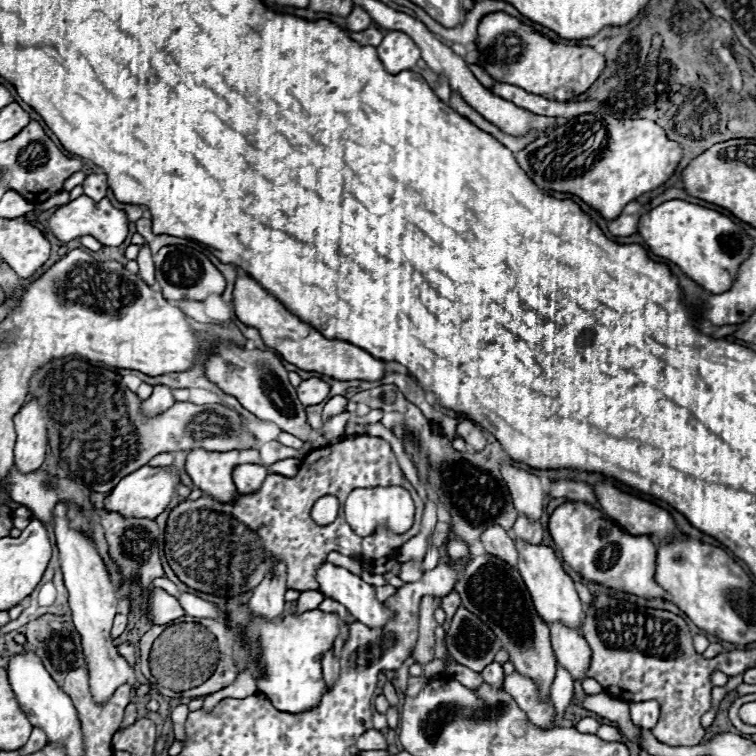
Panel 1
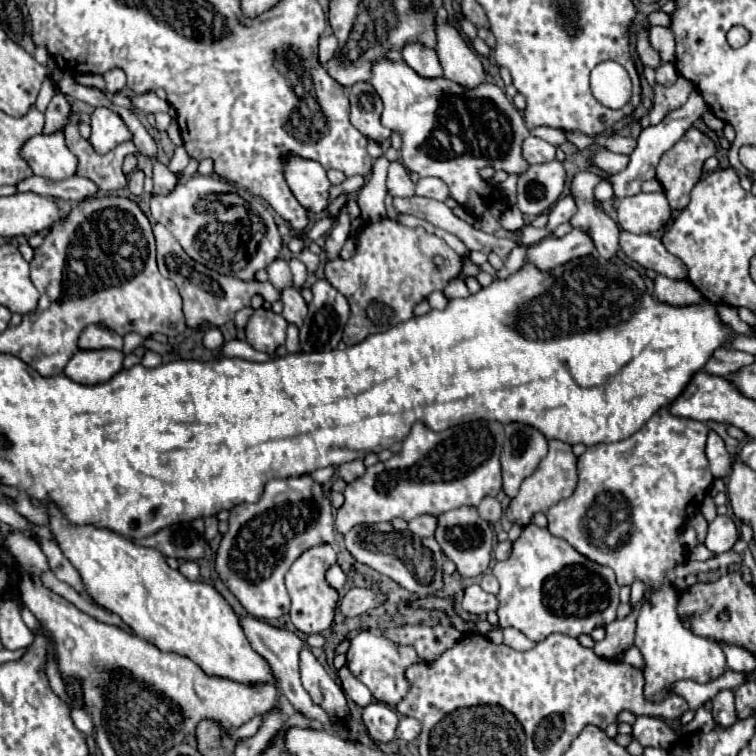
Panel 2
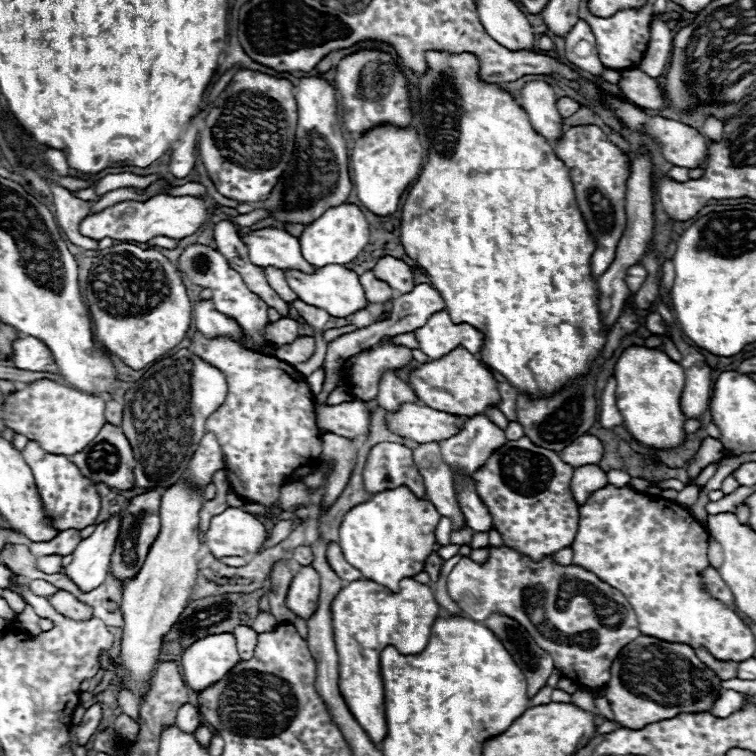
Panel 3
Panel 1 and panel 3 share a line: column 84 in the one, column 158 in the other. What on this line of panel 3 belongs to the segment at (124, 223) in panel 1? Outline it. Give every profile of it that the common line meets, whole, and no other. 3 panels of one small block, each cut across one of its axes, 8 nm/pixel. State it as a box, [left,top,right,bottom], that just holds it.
[80,194,208,242]

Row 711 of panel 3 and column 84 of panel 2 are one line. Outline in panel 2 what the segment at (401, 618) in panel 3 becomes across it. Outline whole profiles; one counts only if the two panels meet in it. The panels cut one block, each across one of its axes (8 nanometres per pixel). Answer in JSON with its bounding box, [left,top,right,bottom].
[64,350,122,384]

